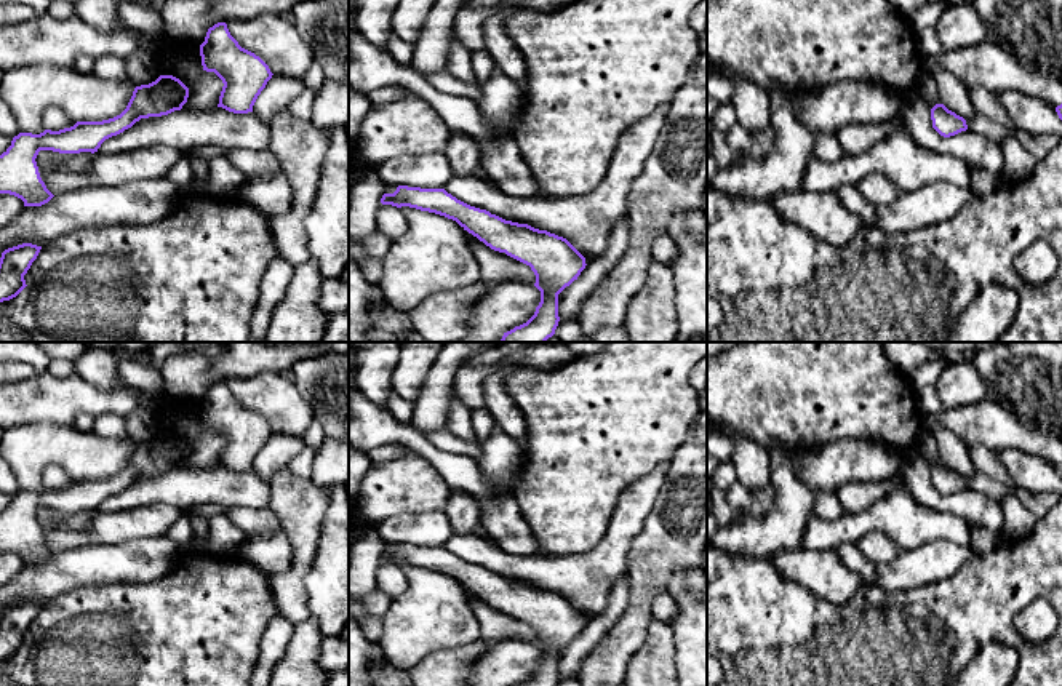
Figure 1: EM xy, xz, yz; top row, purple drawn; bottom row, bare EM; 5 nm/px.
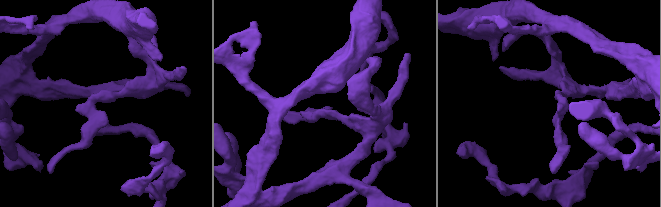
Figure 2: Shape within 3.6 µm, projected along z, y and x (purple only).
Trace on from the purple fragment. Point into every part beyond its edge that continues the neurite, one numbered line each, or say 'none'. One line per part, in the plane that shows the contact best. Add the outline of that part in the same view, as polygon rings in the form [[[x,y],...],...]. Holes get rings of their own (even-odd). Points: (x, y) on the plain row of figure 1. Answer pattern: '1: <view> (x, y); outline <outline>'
none

